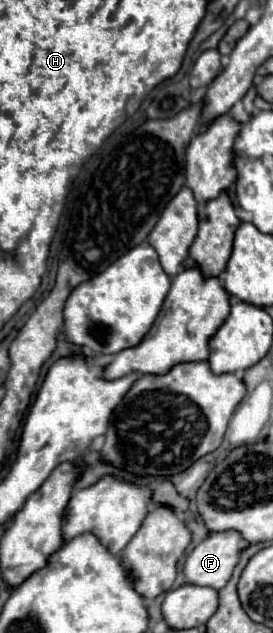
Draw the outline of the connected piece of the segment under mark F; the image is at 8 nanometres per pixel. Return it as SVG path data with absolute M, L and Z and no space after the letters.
M237 531L209 533L183 563L187 583L219 591L229 581L243 547L245 543Z

